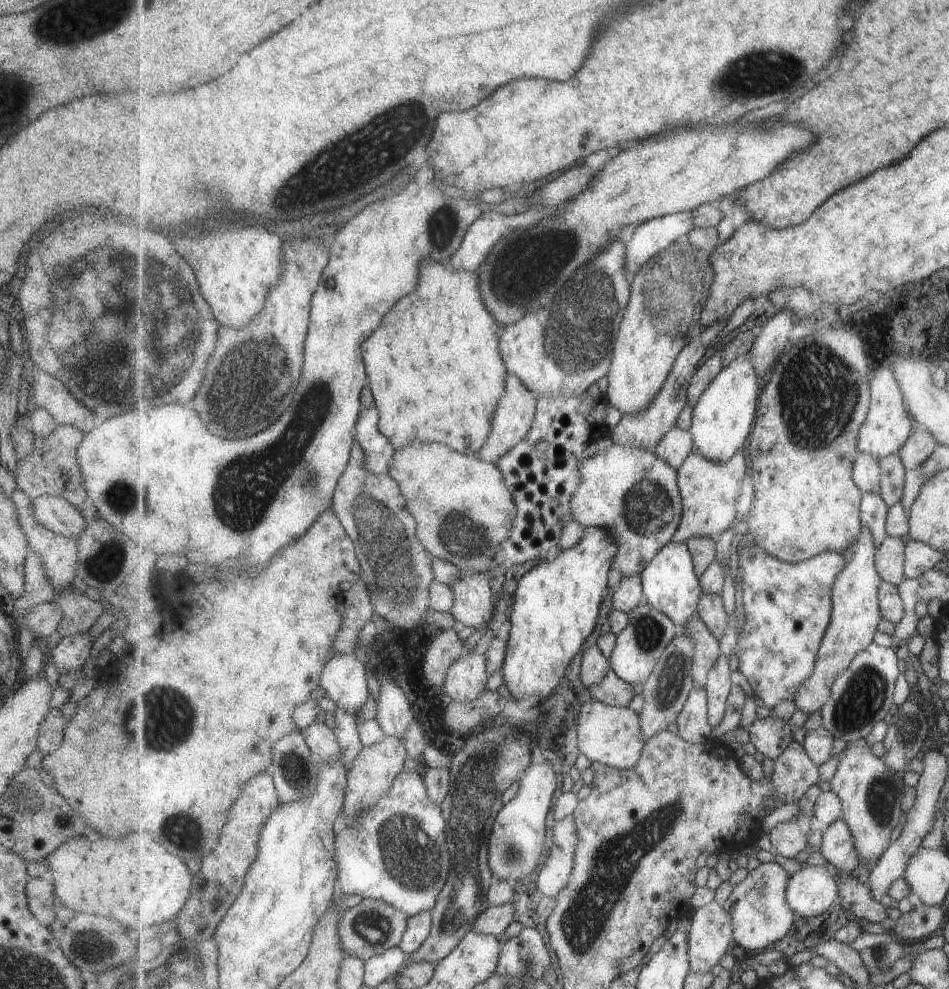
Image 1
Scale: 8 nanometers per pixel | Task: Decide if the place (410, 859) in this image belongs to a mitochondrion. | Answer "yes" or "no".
yes

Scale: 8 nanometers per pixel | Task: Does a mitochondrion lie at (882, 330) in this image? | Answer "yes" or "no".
no

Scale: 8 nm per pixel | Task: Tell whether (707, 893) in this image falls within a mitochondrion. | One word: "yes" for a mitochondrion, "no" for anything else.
no

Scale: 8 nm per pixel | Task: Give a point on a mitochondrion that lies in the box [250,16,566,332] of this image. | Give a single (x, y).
(338, 168)

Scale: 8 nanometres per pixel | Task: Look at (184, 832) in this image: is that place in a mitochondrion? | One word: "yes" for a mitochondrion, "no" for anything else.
yes

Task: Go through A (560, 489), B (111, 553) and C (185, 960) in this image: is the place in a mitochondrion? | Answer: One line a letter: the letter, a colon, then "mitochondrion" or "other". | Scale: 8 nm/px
A: other
B: mitochondrion
C: mitochondrion

